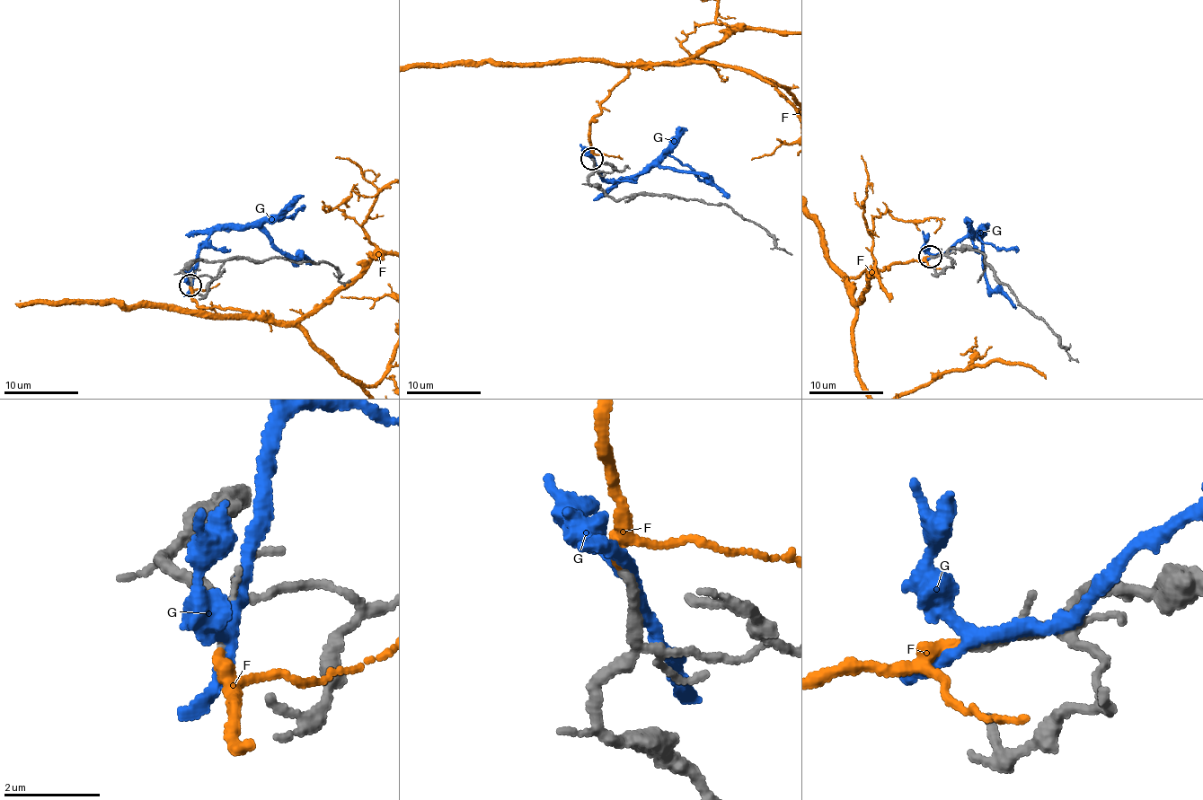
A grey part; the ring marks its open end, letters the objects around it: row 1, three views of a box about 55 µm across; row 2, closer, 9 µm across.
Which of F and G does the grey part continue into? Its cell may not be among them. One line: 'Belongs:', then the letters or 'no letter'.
Belongs: F

